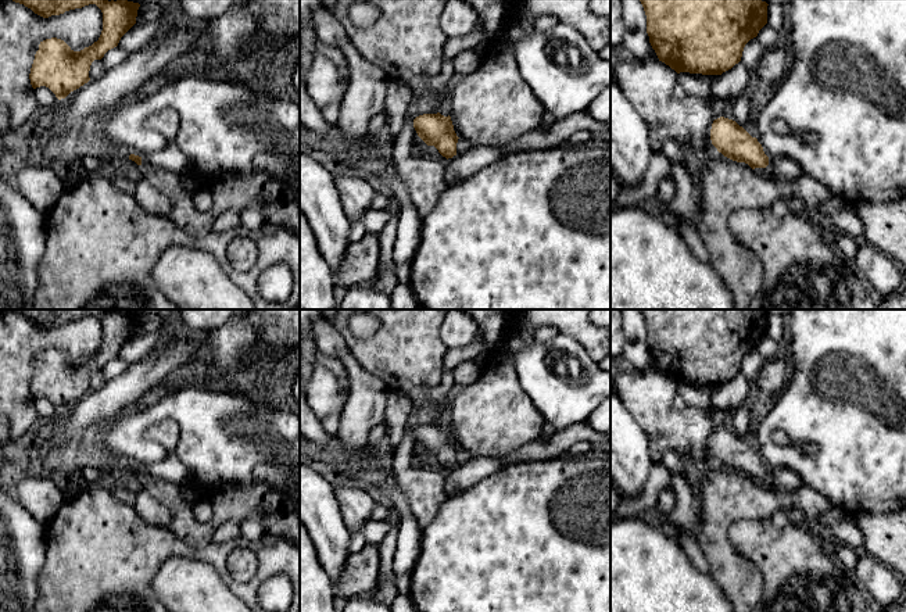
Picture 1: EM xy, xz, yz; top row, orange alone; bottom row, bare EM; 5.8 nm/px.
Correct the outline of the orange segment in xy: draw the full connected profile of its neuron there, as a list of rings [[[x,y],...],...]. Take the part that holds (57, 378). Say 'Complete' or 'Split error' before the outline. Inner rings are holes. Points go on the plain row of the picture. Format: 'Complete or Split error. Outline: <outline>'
Complete. Outline: [[[3,309],[31,319],[49,329],[65,322],[96,315],[103,323],[103,341],[97,352],[80,362],[74,362],[64,351],[51,348],[40,352],[31,379],[33,400],[46,397],[58,411],[90,391],[89,382],[94,371],[117,358],[121,348],[136,334],[139,314],[107,309]]]

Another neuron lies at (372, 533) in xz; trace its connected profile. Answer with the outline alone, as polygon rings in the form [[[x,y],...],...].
[[[368,520],[358,530],[350,533],[350,551],[358,552],[365,545],[379,547],[394,523],[394,520]]]

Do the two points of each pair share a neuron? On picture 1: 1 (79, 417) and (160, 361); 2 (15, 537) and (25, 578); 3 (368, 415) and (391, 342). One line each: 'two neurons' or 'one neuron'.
1: one neuron
2: one neuron
3: two neurons

